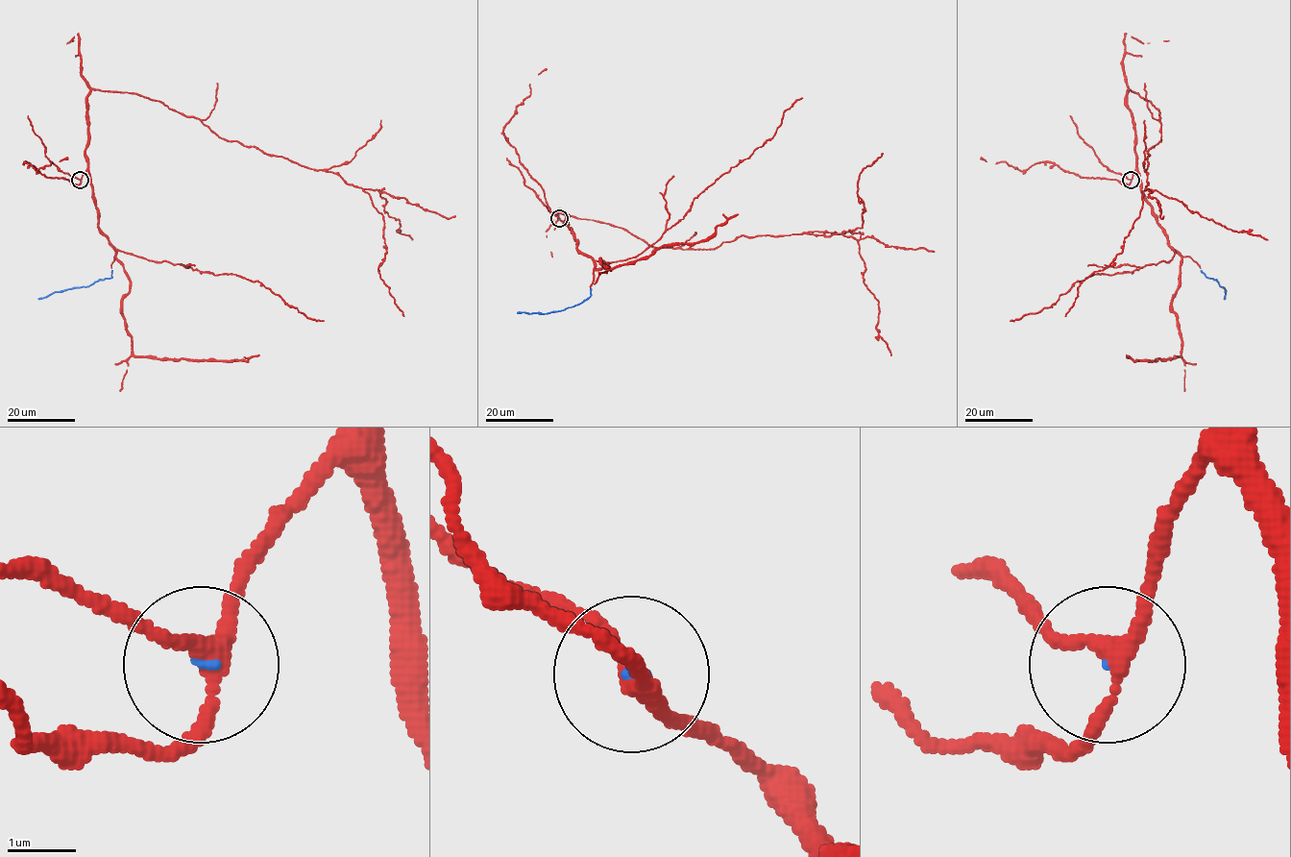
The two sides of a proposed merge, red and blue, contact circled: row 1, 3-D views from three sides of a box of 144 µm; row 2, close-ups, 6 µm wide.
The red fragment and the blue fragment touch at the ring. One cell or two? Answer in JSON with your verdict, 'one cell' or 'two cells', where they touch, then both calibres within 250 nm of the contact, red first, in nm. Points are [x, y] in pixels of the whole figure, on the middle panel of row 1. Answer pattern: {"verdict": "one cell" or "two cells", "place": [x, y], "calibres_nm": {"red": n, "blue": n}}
{"verdict": "one cell", "place": [559, 218], "calibres_nm": {"red": 240, "blue": 50}}

